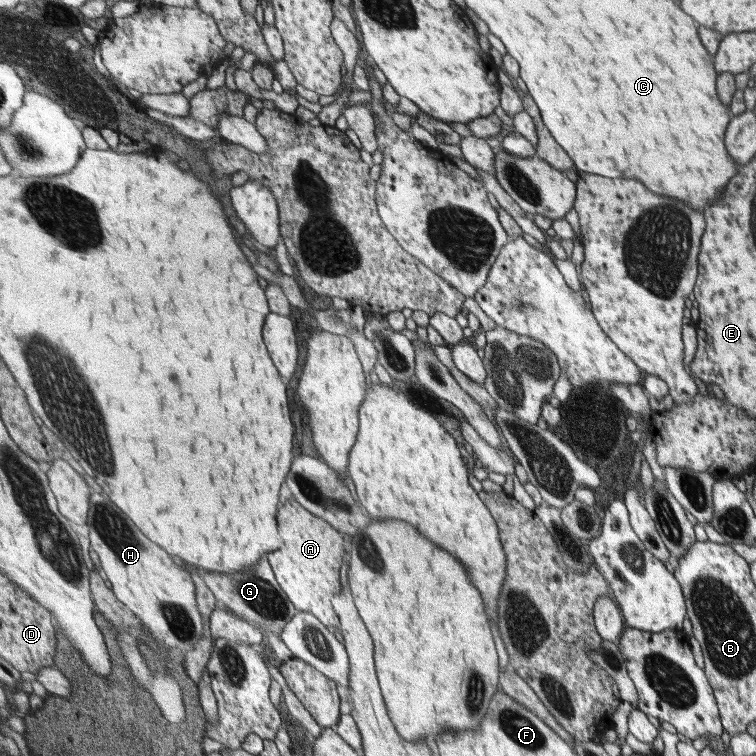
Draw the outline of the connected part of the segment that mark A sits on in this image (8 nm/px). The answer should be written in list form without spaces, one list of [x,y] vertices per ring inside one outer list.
[[[293,496],[286,498],[277,510],[277,526],[281,546],[264,556],[269,560],[273,574],[284,588],[294,606],[300,612],[309,612],[329,628],[342,626],[334,604],[335,594],[340,594],[341,566],[343,566],[344,542],[343,533],[333,528],[326,520],[308,511]]]

